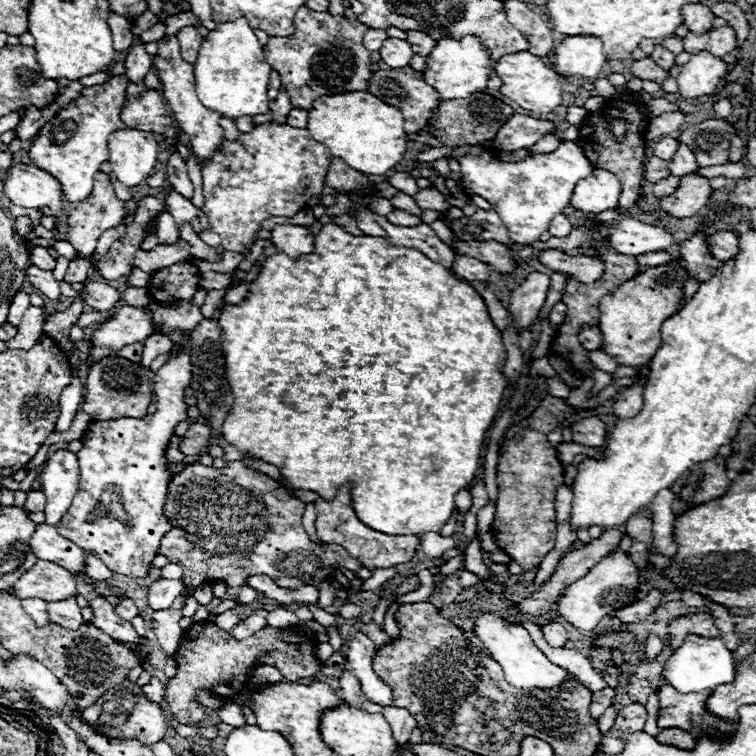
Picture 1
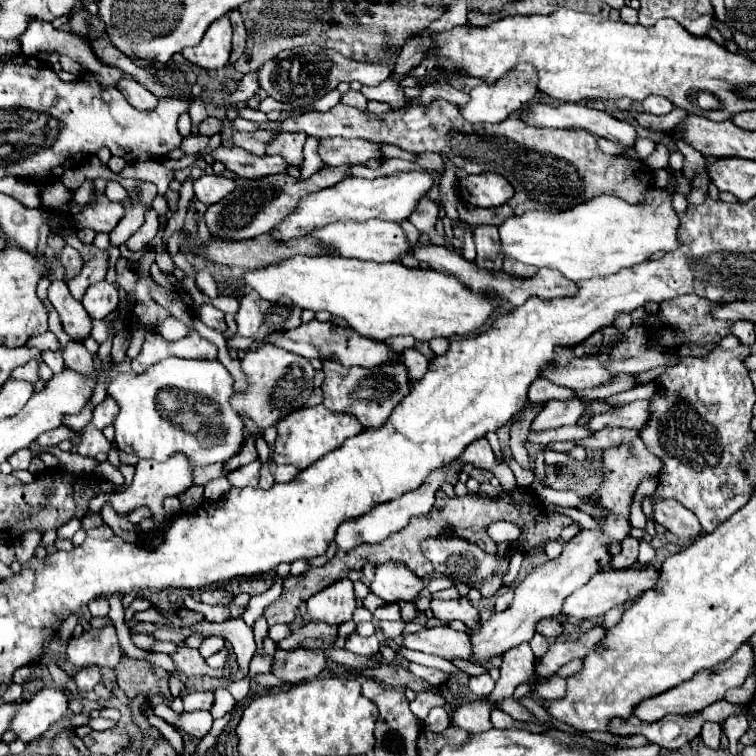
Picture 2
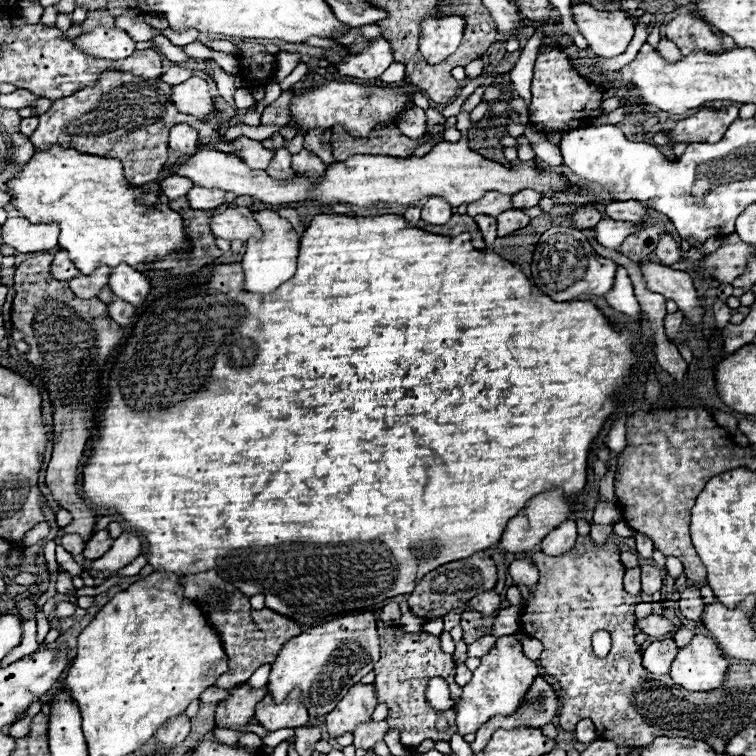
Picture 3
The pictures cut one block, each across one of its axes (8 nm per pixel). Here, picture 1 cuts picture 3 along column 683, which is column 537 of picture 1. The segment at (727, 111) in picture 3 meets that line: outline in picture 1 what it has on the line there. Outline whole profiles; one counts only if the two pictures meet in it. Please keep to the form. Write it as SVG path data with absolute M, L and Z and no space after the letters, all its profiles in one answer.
M514 114L498 130L498 136L494 136L492 142L494 142L494 148L512 152L512 150L534 146L540 138L544 138L552 130L554 130L552 122L536 120L536 118L524 116L524 114Z

